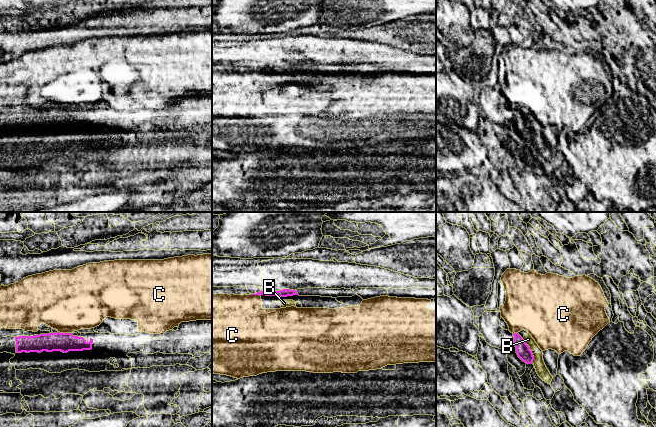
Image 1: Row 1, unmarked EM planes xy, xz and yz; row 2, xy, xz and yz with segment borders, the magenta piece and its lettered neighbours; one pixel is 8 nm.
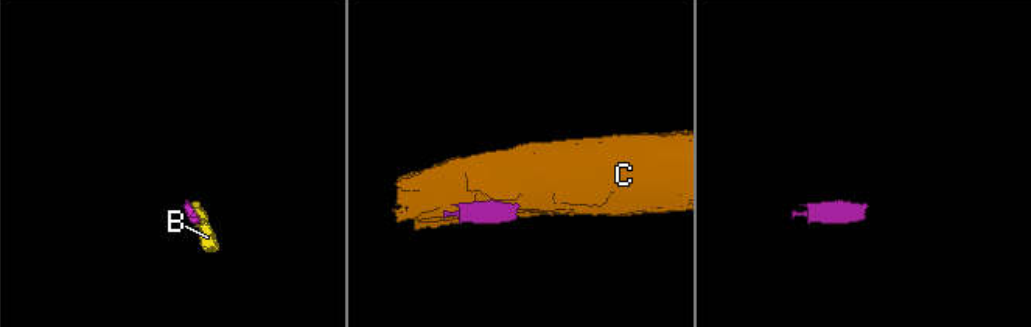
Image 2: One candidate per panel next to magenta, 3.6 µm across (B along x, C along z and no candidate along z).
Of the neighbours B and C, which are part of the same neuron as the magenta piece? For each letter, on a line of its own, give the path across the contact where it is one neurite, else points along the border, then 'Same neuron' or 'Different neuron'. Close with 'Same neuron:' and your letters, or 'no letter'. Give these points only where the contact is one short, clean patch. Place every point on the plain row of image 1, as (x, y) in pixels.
B: Different neuron
C: Different neuron
Same neuron: no letter

